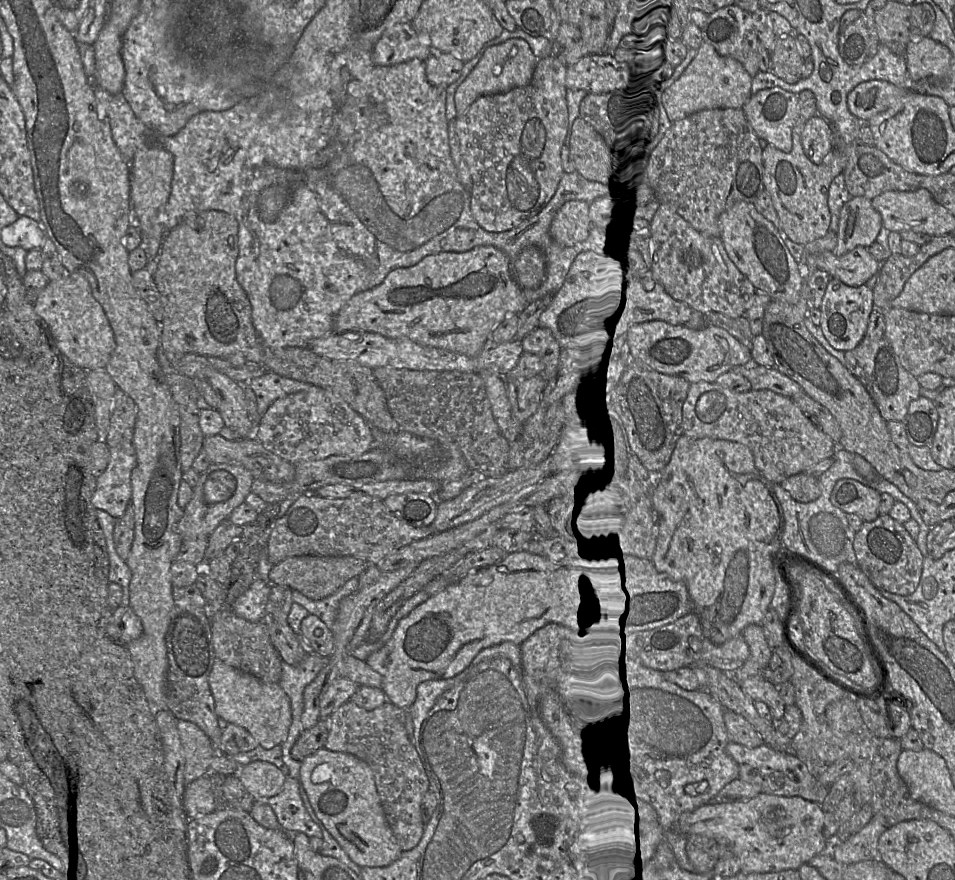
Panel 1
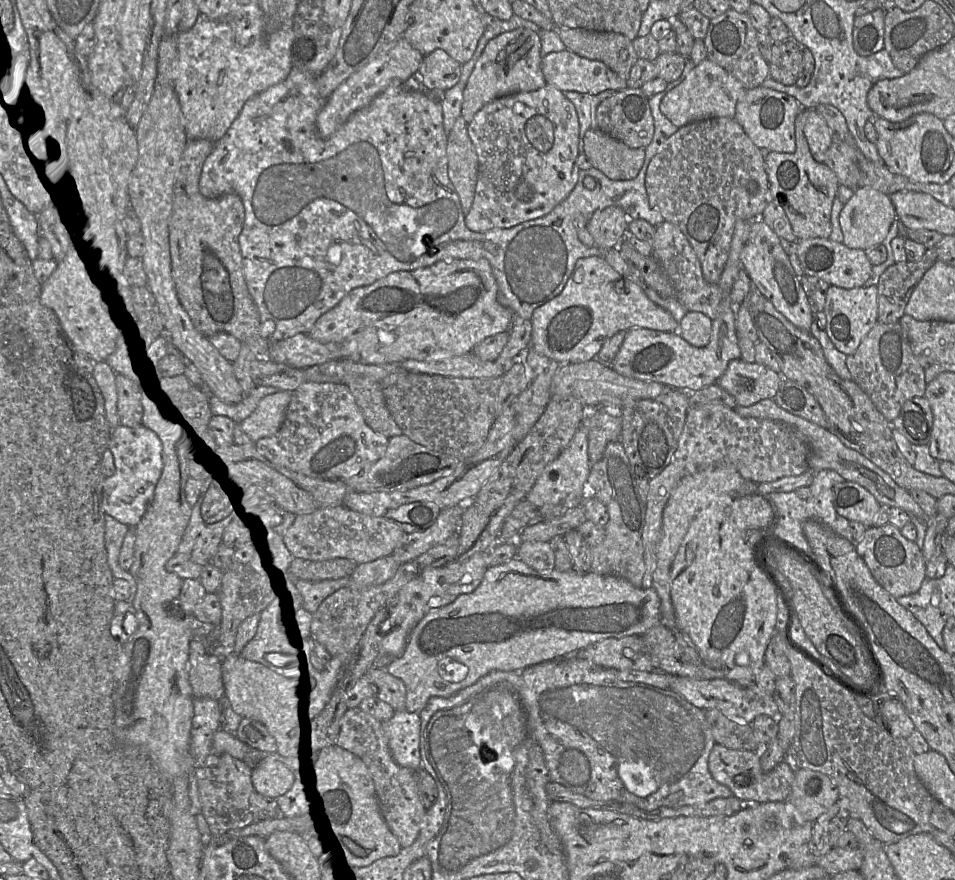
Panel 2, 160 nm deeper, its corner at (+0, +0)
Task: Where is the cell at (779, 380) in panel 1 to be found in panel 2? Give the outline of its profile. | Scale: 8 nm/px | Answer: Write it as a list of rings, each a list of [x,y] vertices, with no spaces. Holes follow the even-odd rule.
[[[731,360],[724,373],[715,382],[734,397],[737,405],[752,406],[776,395],[782,373],[757,362]]]

